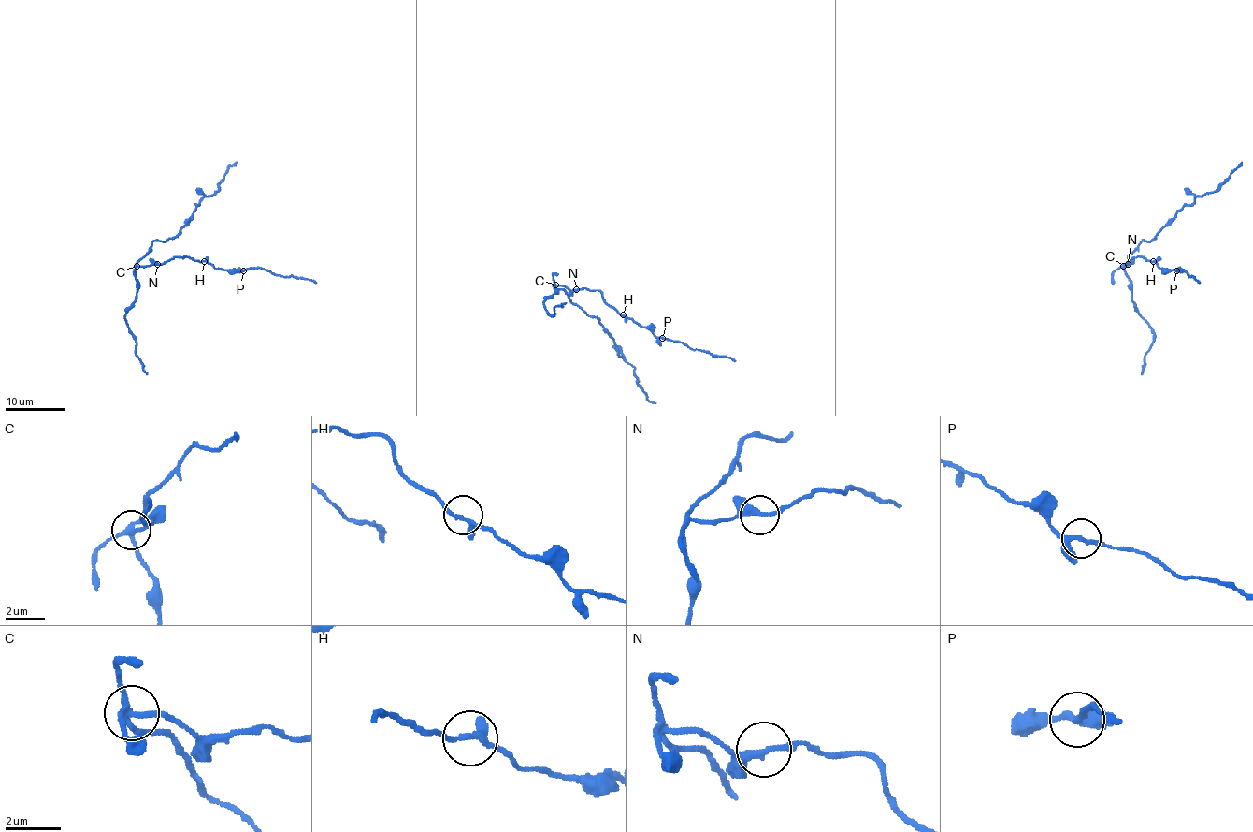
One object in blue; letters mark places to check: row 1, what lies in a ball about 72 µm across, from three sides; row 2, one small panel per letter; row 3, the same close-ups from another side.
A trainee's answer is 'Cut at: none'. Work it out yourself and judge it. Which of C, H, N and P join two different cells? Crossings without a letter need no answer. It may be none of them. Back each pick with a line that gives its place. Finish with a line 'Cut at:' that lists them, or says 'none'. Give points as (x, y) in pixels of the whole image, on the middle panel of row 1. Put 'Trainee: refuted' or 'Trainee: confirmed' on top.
Trainee: refuted
C: place (555, 284)
Cut at: C

